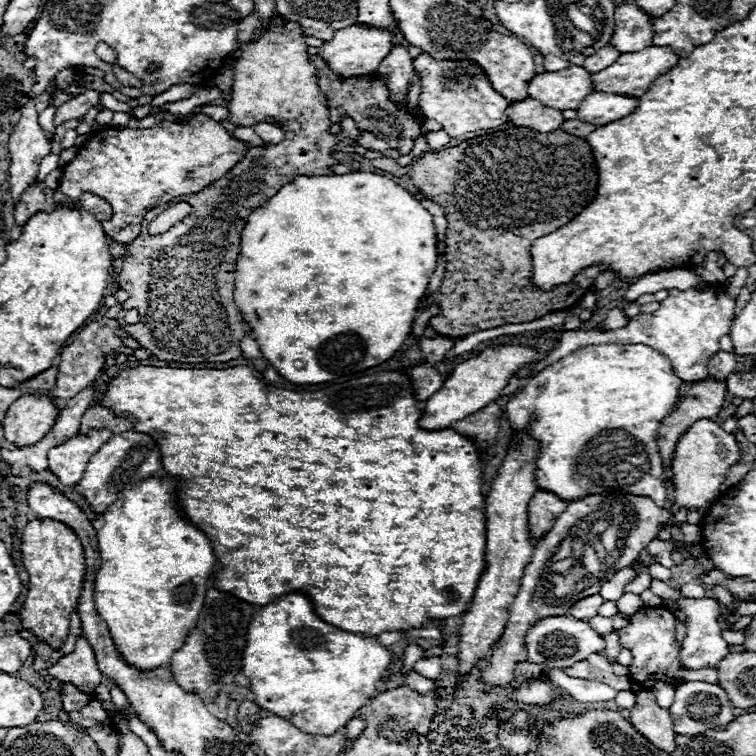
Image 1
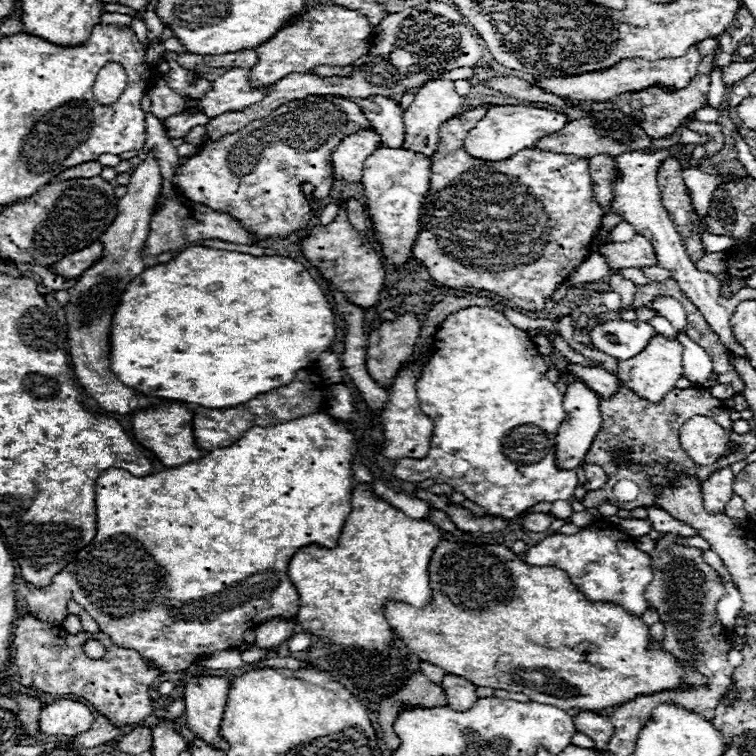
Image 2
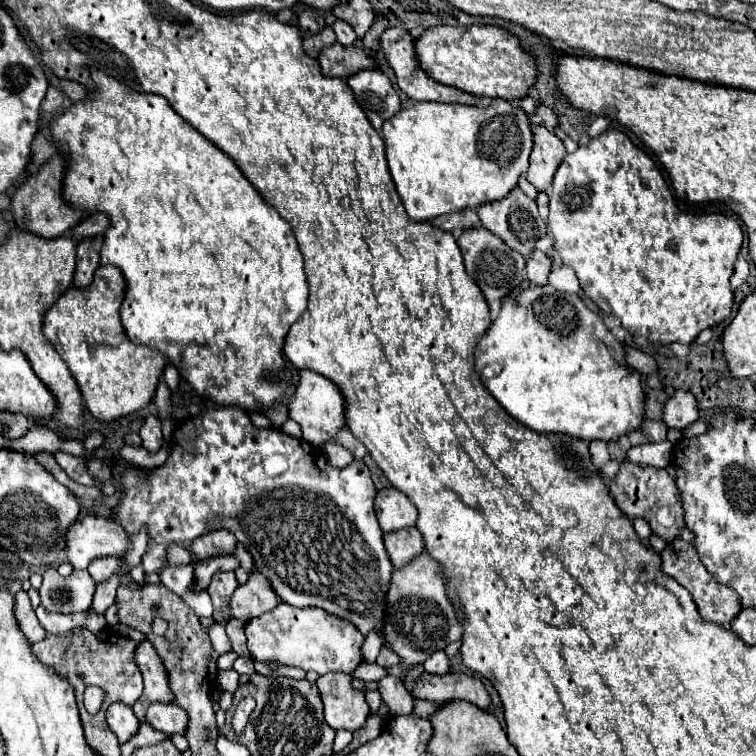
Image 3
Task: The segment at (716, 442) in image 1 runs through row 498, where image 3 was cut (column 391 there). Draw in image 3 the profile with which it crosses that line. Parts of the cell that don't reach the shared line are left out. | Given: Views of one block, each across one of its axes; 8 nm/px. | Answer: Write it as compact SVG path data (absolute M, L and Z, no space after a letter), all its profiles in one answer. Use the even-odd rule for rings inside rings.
M388 674L378 682L378 690L382 694L382 700L388 704L392 716L406 716L412 714L414 708L414 698L412 694L404 688L402 680L398 676Z

